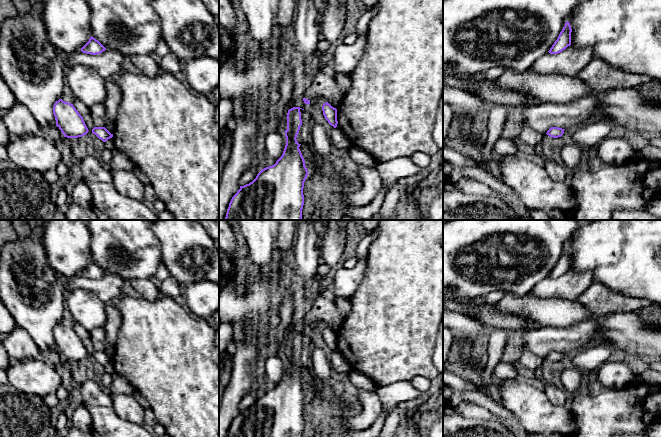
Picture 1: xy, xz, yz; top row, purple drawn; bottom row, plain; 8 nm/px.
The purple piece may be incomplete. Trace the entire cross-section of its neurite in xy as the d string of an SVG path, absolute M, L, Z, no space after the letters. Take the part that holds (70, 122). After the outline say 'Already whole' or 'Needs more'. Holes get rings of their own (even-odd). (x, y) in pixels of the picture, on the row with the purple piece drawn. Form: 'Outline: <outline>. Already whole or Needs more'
Outline: M59 99L53 106L53 114L56 126L61 130L64 137L78 138L88 133L88 128L73 104Z. Already whole

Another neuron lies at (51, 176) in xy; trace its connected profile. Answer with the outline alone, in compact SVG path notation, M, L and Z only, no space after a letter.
M48 170L43 173L44 178L50 183L58 183L60 180L60 176L56 172L56 170Z

